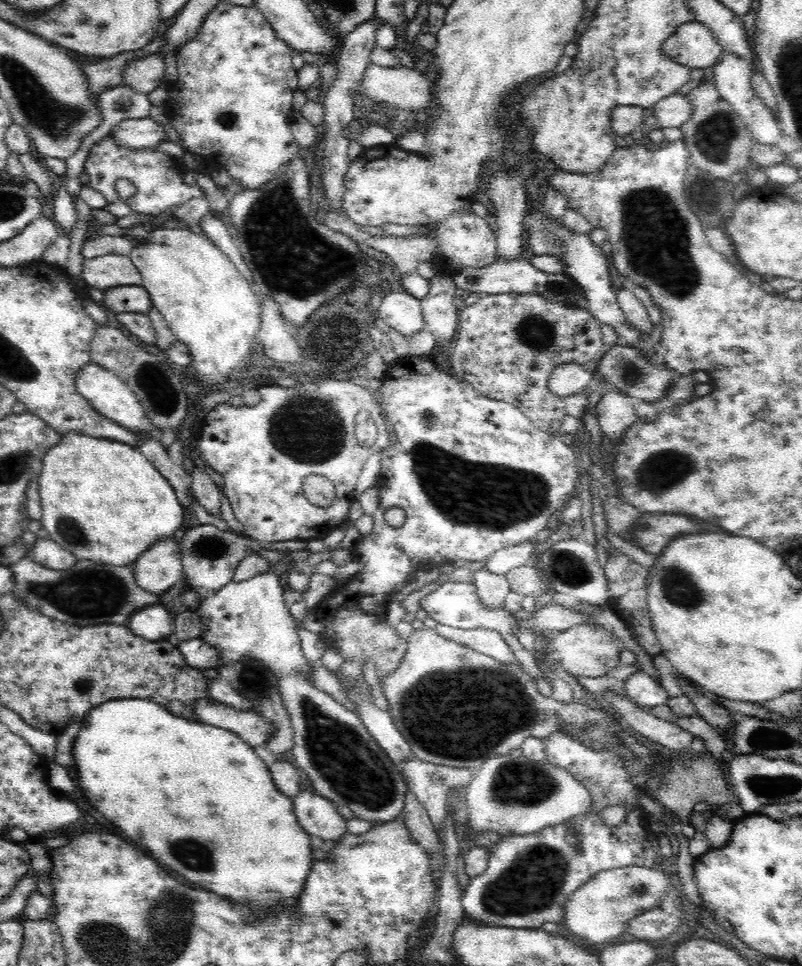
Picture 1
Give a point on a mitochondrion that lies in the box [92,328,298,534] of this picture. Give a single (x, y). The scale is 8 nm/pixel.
(154, 381)

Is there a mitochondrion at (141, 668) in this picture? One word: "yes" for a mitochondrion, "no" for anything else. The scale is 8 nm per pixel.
no

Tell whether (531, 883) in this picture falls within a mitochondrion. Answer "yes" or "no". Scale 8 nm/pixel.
yes

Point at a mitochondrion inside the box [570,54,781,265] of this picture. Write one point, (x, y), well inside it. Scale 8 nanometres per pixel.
(714, 135)

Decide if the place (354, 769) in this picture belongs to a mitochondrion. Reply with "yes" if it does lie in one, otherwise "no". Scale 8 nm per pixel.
yes

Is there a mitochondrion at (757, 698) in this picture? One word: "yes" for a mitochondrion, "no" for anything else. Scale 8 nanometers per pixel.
no

